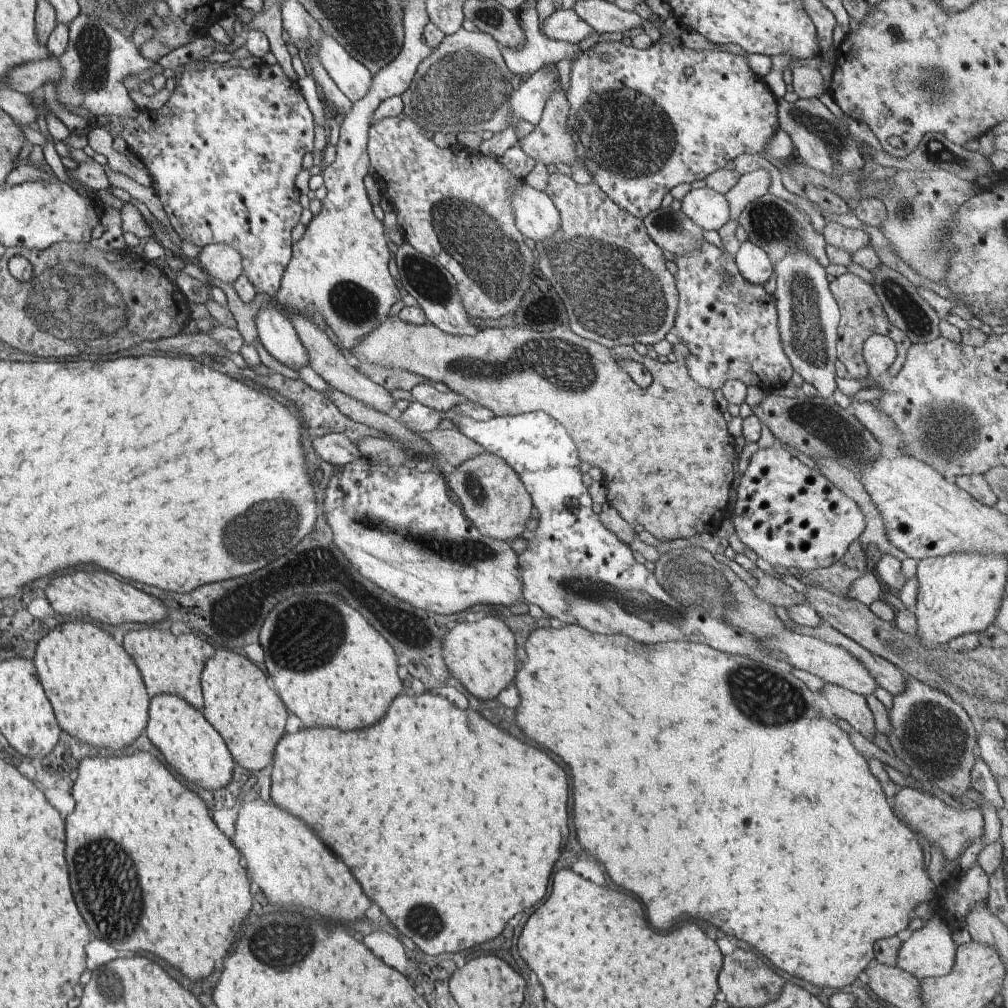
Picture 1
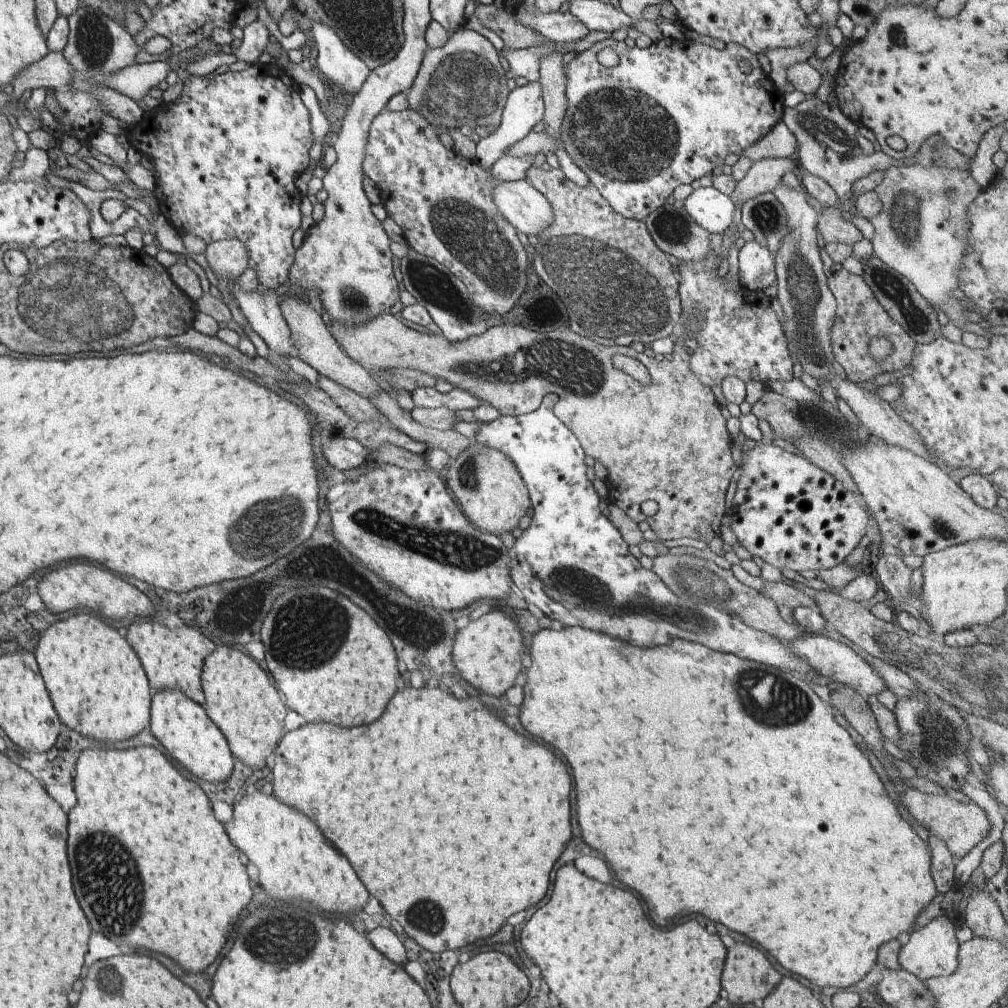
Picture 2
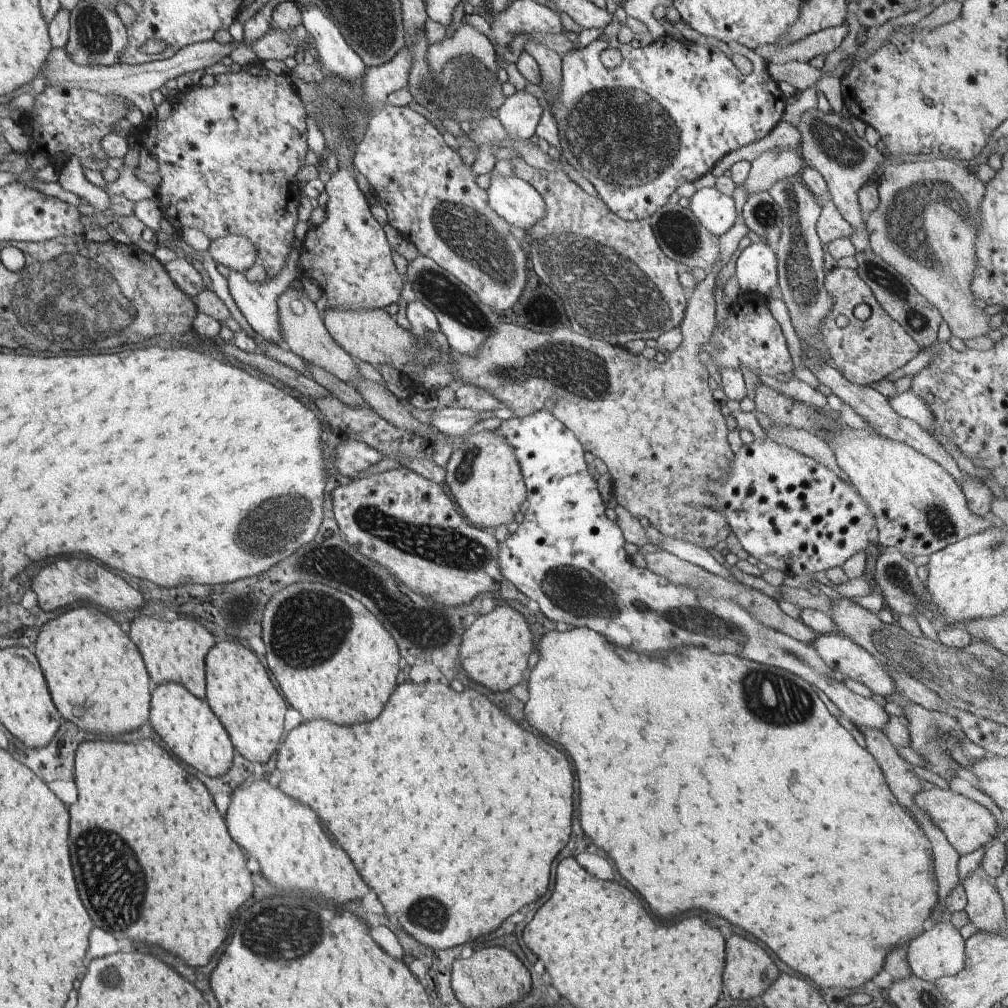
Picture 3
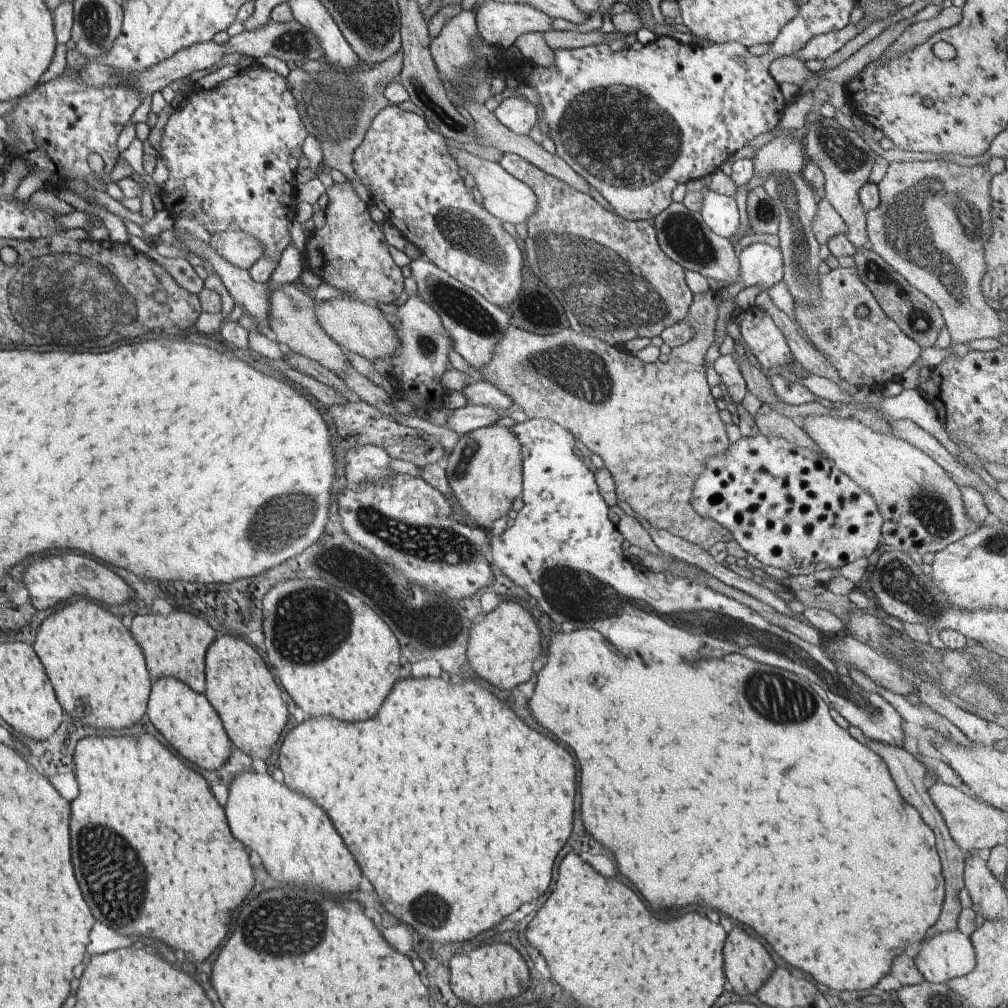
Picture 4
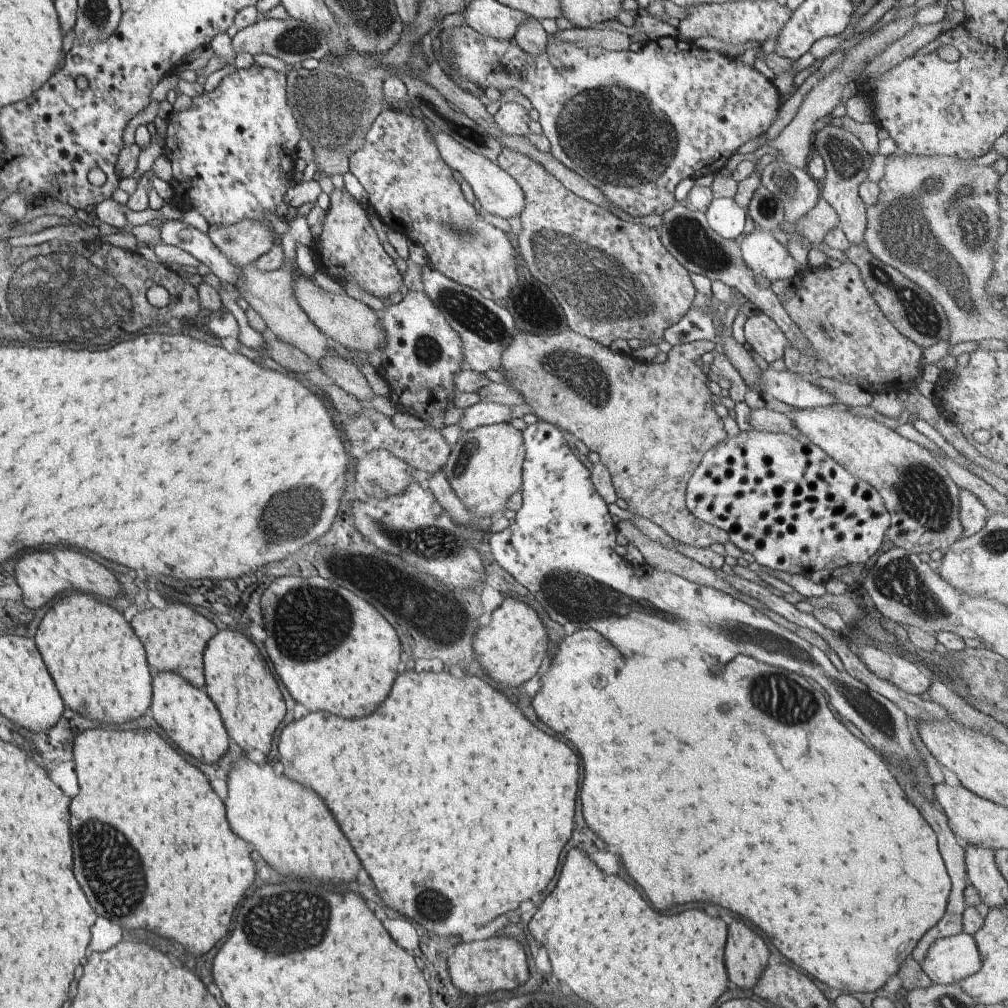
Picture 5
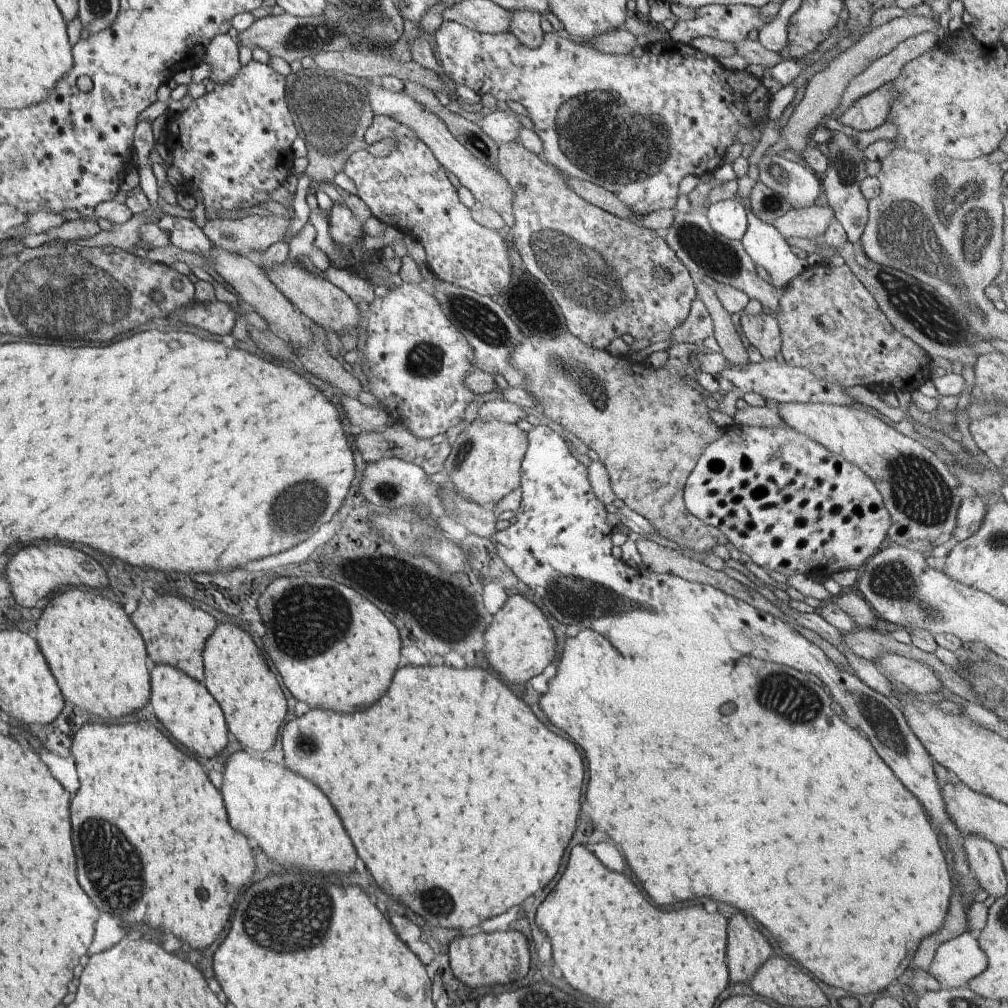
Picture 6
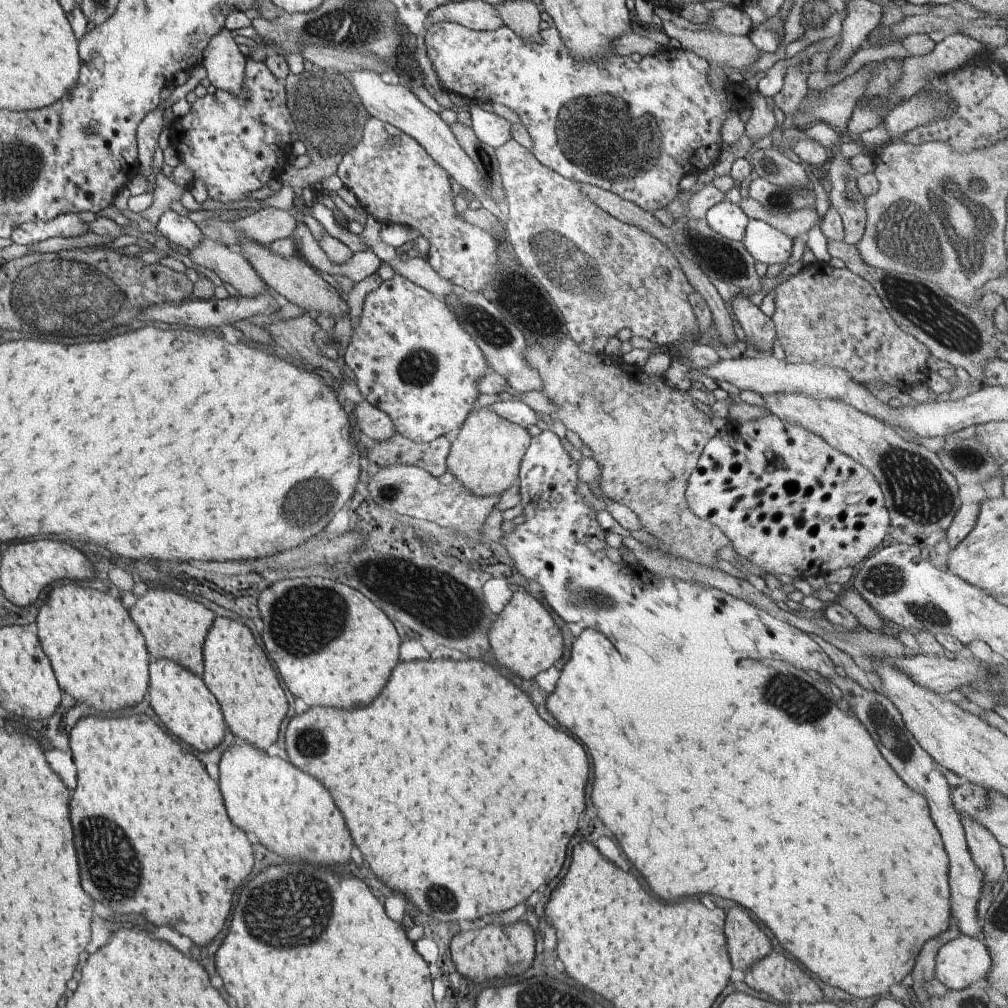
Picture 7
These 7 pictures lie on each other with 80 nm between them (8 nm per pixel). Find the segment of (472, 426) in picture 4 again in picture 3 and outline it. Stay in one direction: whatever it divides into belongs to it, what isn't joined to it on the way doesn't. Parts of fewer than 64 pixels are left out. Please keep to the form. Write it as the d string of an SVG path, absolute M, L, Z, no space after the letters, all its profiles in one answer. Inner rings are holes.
M440 406L431 413L431 425L448 437L465 436L480 421L478 413L468 408Z

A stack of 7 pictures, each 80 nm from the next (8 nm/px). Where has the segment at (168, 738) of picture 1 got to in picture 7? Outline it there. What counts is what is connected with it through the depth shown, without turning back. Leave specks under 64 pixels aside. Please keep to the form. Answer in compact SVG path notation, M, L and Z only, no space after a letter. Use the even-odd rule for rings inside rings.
M170 659L150 663L150 704L162 724L192 750L205 753L225 740L228 727L218 699L208 690L203 678Z

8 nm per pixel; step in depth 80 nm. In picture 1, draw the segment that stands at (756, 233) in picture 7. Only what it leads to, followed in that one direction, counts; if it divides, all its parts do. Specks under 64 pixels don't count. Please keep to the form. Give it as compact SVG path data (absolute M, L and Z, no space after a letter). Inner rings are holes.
M750 241L743 242L735 255L740 274L752 284L763 285L773 276L775 268L769 256Z

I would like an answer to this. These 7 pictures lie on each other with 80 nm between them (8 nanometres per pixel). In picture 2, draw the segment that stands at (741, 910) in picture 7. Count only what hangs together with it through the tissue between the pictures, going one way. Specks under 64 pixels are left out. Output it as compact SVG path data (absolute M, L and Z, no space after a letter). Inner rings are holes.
M736 943L727 950L725 965L721 974L721 985L728 992L732 1005L751 1007L754 1000L764 1000L782 980L783 975L774 969L770 960L754 946Z

